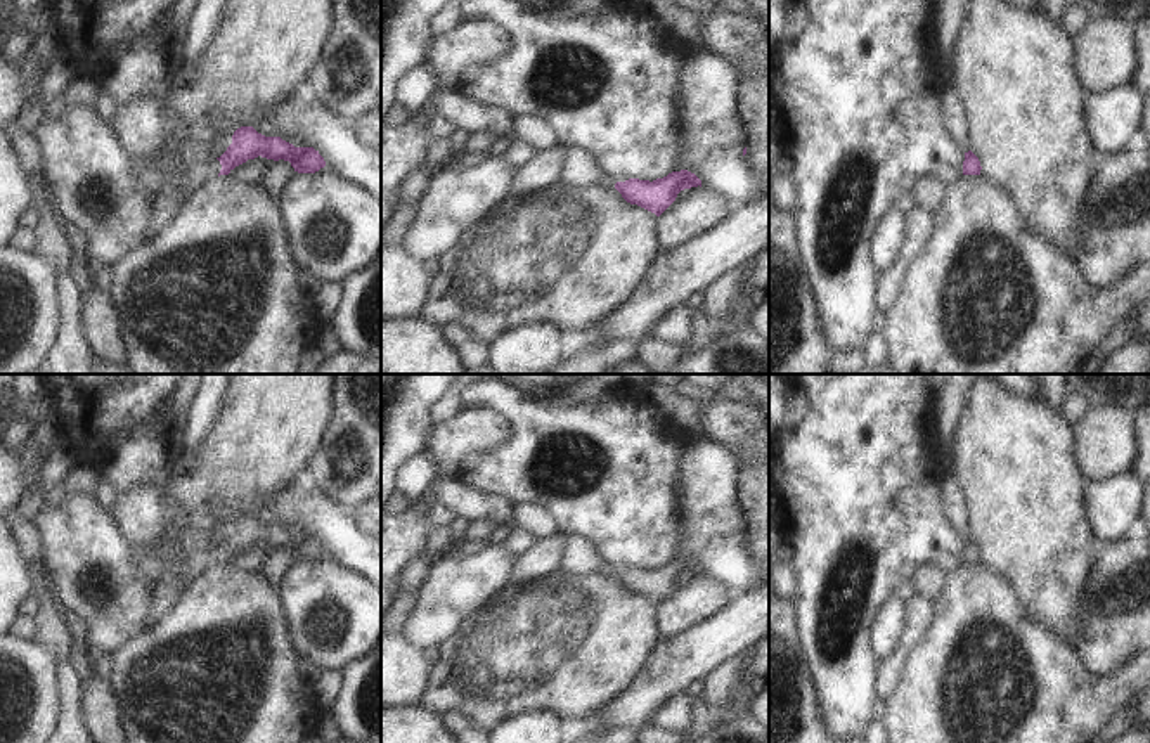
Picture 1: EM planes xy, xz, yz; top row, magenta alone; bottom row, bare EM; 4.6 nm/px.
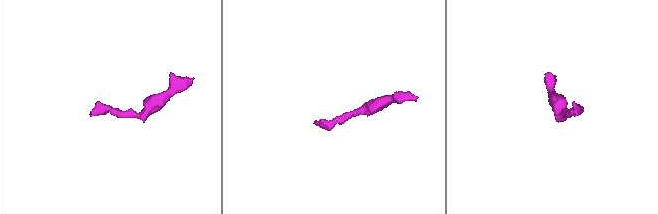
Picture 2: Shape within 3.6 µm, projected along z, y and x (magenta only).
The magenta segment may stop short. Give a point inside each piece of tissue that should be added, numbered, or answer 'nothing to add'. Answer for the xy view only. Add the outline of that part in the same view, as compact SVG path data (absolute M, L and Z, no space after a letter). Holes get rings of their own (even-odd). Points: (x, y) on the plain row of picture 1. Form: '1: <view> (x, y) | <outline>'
1: xy (198, 553) | M168 507L168 520L178 532L177 544L182 565L175 578L161 578L154 589L147 620L159 622L165 613L180 599L184 587L204 573L210 566L218 565L222 552L203 530L196 528L182 509Z

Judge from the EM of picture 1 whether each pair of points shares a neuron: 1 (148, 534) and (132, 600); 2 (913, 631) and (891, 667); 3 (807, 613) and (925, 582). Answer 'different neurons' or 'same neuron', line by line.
1: different neurons
2: same neuron
3: different neurons

